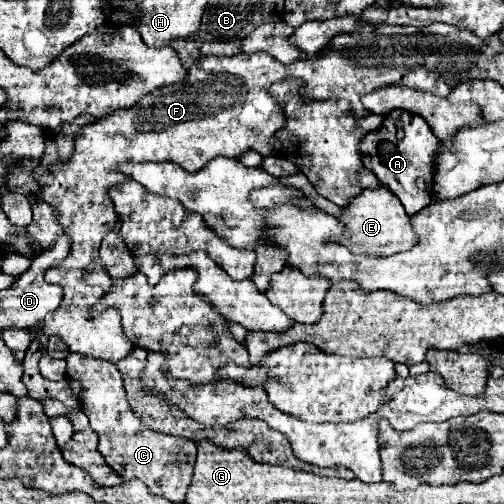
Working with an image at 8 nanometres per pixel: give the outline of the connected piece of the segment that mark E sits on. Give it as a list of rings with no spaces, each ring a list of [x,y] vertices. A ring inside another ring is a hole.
[[[378,185],[376,189],[364,189],[356,199],[350,201],[348,207],[342,209],[338,219],[350,229],[348,235],[344,237],[344,245],[348,245],[354,253],[368,253],[382,257],[408,251],[418,243],[410,217],[406,217],[406,211],[396,199],[396,195],[384,185]]]

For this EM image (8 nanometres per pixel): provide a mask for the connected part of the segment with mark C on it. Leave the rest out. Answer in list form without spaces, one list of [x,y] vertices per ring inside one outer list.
[[[70,353],[66,357],[68,369],[66,377],[76,379],[82,385],[80,403],[82,411],[90,419],[90,427],[98,433],[98,451],[106,463],[124,477],[124,481],[140,479],[152,489],[152,493],[170,497],[170,501],[184,501],[186,489],[190,485],[192,467],[196,461],[196,443],[192,439],[166,435],[148,429],[140,417],[132,411],[124,391],[124,377],[118,367],[104,359],[94,359],[82,353]]]

